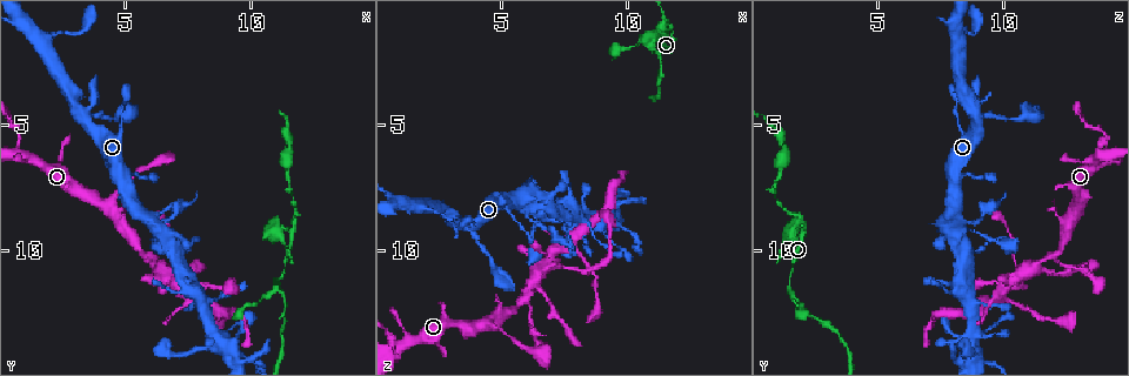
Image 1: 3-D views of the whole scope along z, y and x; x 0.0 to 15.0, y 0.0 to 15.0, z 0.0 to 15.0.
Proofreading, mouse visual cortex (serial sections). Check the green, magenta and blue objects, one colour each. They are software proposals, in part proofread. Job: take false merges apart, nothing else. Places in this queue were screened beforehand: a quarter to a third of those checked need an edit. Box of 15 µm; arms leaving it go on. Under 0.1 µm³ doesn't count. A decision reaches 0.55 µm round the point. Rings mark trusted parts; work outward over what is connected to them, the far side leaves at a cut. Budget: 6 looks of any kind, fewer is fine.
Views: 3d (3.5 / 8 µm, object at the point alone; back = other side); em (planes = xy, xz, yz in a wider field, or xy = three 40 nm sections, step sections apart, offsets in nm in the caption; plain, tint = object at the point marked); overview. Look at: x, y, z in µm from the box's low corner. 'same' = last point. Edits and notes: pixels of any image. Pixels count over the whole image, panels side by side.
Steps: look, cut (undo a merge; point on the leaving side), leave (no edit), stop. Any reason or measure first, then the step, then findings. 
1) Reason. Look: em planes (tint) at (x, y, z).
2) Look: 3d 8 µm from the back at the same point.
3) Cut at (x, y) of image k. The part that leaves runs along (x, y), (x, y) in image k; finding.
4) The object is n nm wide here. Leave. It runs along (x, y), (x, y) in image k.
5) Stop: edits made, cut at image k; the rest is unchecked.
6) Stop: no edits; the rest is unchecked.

Abrupt turn. Look: 3d 3.5 µm at (11.0, 9.0, 1.8).

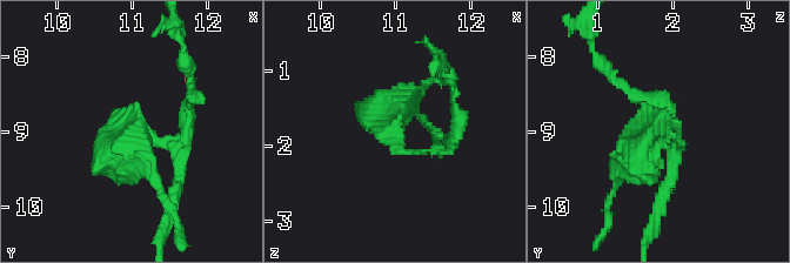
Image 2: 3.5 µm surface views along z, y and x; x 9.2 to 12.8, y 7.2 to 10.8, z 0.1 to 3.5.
Look: em xy step 2 (tint) at (11.00, 8.90, 1.80).

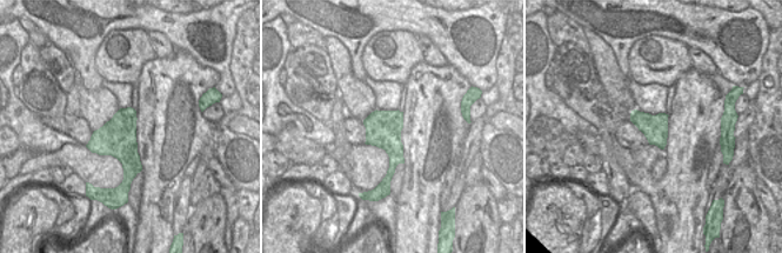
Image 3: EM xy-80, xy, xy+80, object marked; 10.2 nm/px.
Cut at (651, 155) of image 2. The part that leaves runs along (677, 142), (675, 123), (660, 120), (621, 174) in image 2; a second cell is stuck on.

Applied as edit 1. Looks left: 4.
Redraw. Look: overview.

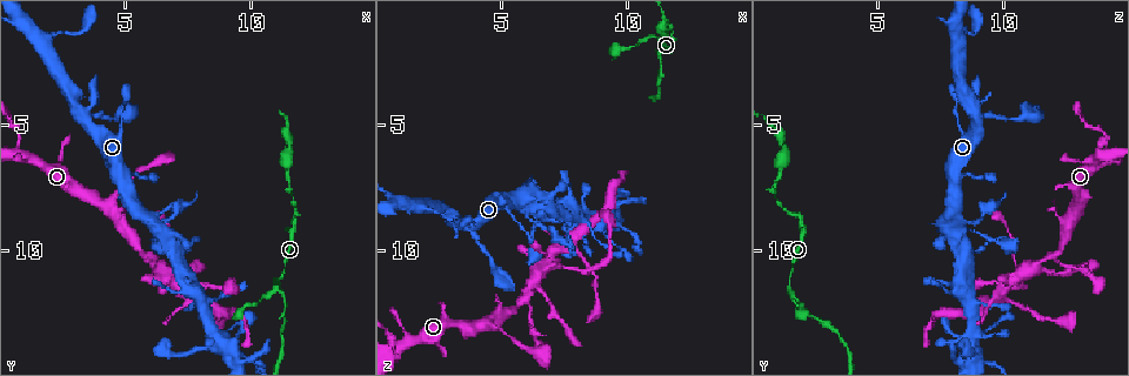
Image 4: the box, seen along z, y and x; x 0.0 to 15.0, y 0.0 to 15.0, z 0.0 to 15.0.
Sudden change in width. Look: 3d 3.5 µm at (6.1, 9.0, 8.0).

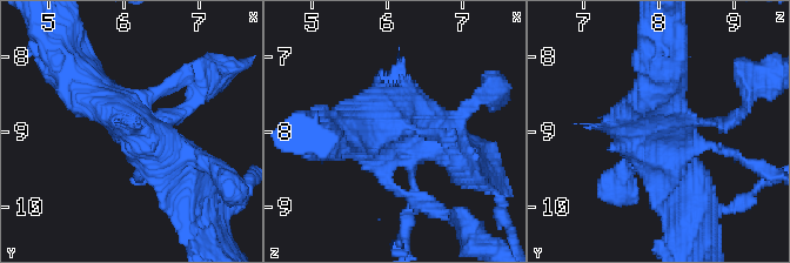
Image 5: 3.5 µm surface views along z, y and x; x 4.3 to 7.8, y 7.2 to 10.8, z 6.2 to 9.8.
Need the tissue. Look: em planes (tint) at (6.15, 9.05, 8.10).

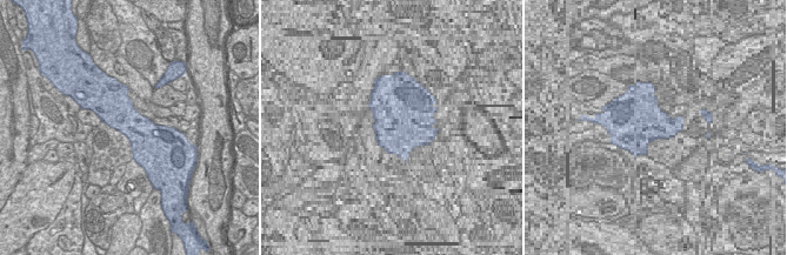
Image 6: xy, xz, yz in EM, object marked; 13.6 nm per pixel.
Leave. It runs along (64, 66), (165, 156), (183, 163) in image 5; one cell here.

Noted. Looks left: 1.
Stop: edits made, cut at image 2; the rest is unchecked.

